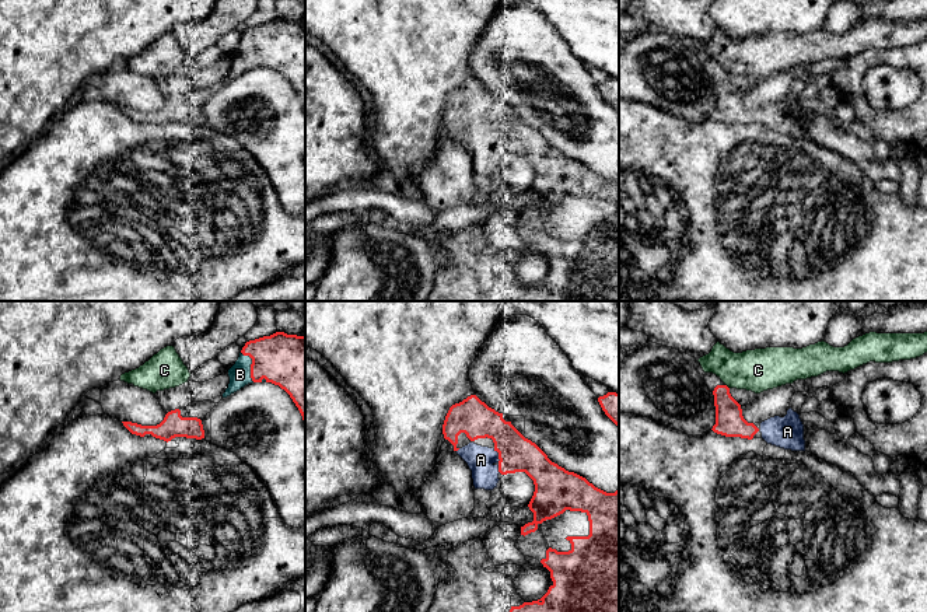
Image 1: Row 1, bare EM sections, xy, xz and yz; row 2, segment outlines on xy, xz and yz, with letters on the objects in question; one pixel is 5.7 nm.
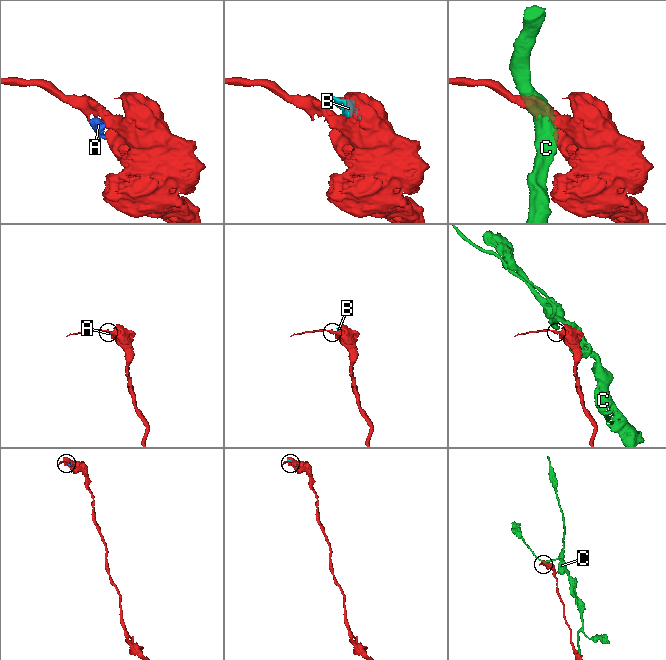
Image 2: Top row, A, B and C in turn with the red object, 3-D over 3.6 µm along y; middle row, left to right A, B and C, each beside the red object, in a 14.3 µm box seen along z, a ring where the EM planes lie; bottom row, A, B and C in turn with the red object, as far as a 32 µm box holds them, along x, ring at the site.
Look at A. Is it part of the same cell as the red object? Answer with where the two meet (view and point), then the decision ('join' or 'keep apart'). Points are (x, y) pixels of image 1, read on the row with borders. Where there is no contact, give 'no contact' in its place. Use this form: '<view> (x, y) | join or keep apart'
xz (499, 461) | join

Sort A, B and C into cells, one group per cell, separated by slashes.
A B / C

